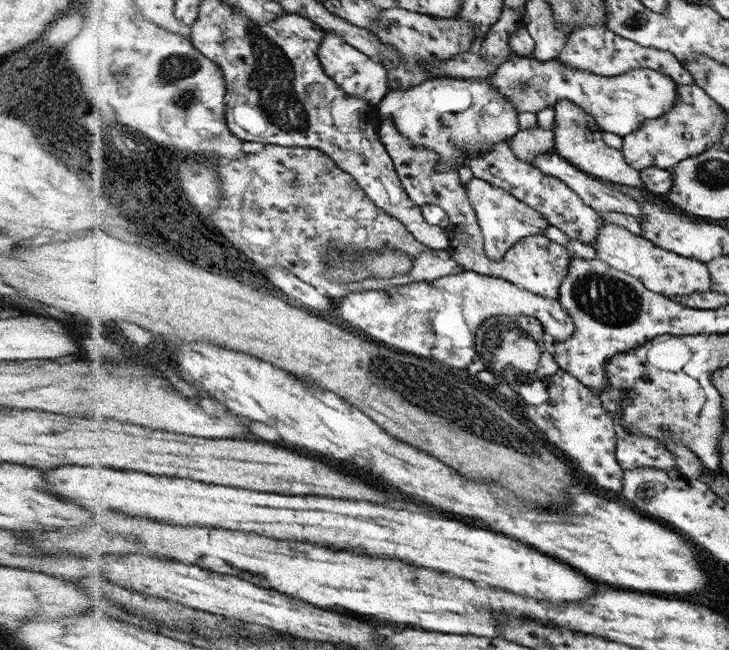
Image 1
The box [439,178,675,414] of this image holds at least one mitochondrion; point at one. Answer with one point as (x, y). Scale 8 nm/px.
(611, 301)

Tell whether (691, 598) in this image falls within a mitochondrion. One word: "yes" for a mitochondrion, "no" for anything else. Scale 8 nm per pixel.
no

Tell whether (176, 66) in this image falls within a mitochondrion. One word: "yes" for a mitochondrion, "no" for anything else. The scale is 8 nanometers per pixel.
yes

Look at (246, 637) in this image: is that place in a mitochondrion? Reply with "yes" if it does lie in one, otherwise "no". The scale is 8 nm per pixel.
no

